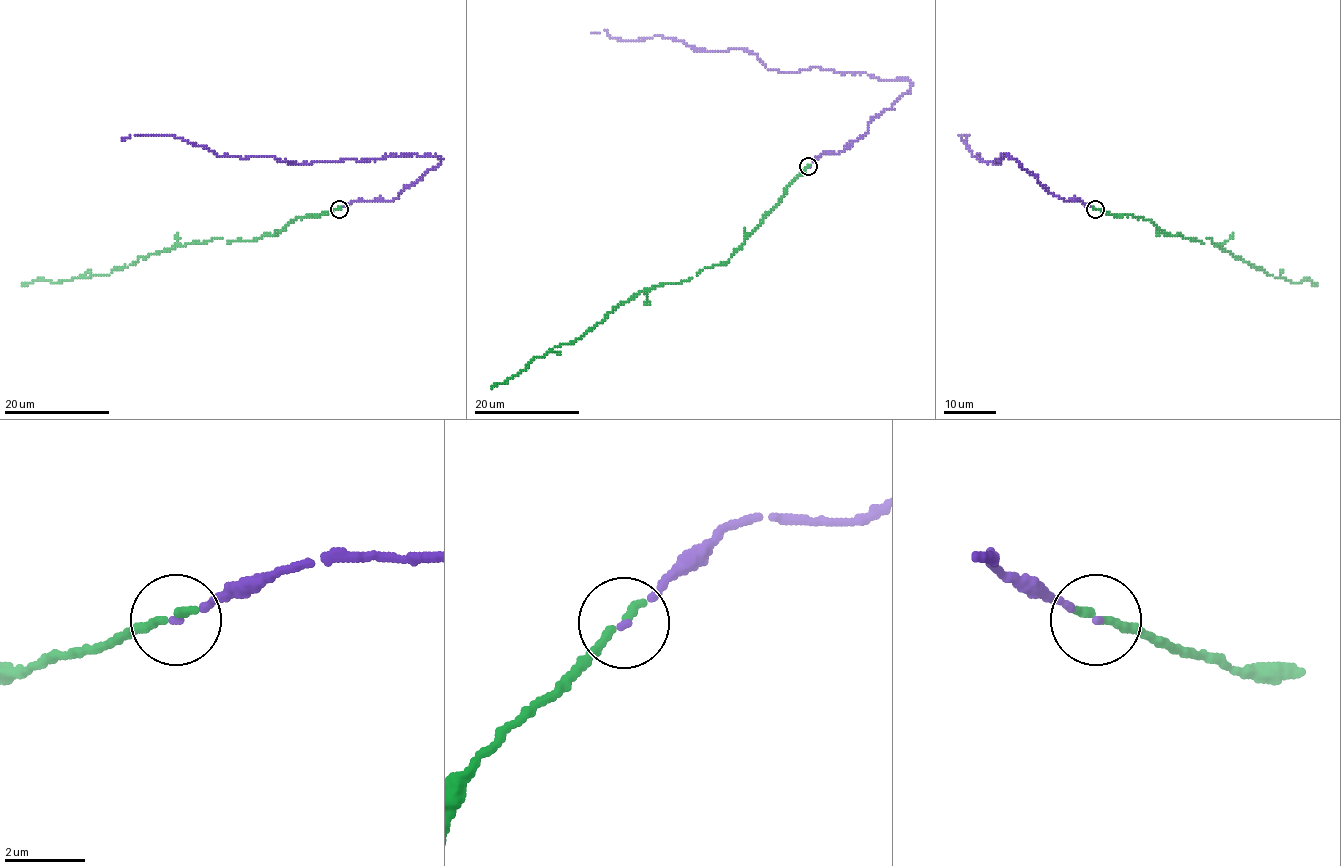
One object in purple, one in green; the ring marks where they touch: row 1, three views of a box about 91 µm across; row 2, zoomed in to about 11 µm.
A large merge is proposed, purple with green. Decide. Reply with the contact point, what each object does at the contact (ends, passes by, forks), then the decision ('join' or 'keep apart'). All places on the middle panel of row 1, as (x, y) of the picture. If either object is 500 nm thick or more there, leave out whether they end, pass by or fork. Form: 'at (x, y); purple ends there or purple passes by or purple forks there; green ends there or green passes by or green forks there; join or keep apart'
at (808, 166); purple ends there; green ends there; join

